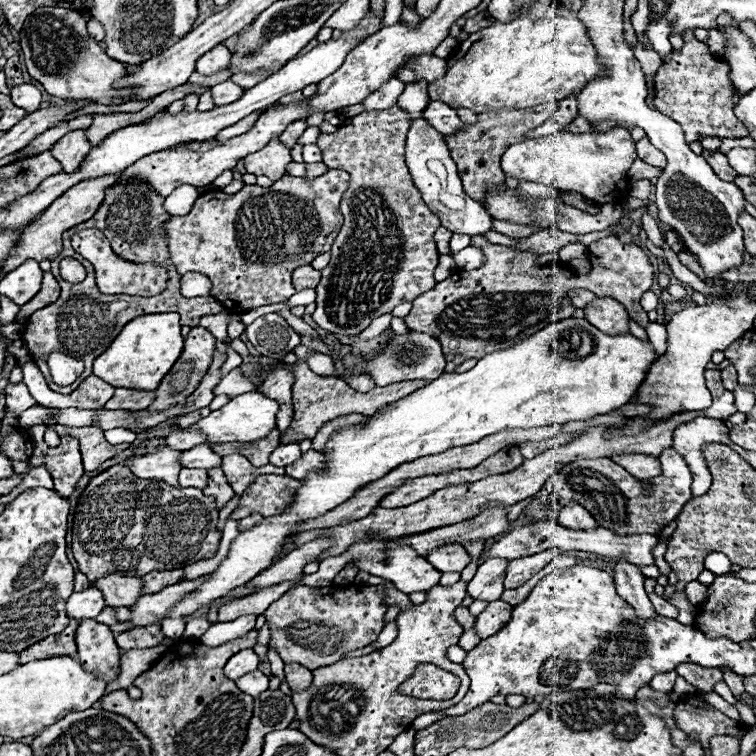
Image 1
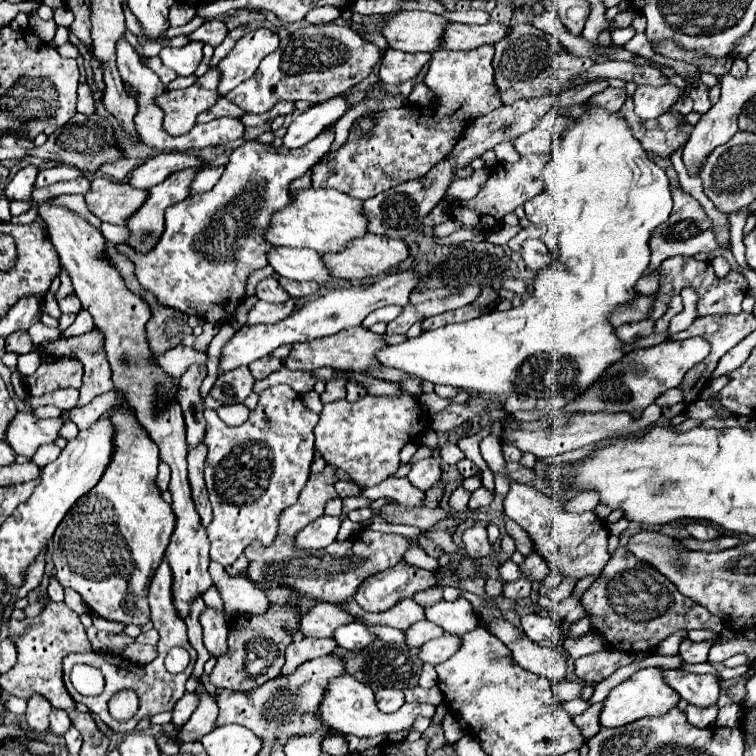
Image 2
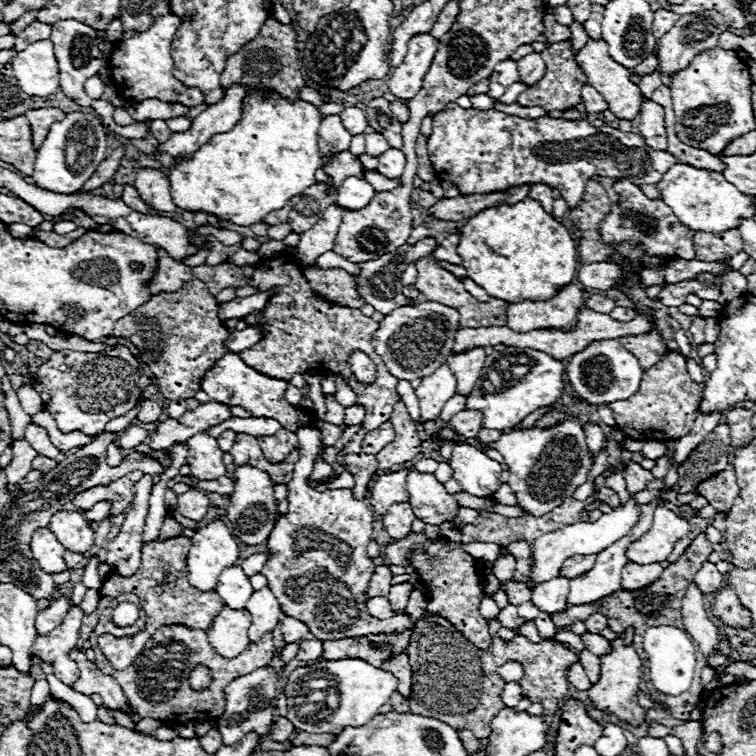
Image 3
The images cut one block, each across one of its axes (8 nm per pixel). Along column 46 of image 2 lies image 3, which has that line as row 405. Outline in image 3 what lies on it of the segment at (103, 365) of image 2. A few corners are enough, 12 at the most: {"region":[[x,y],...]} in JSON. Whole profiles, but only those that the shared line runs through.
{"region":[[336,378],[336,400],[346,408],[356,404],[356,394]]}

